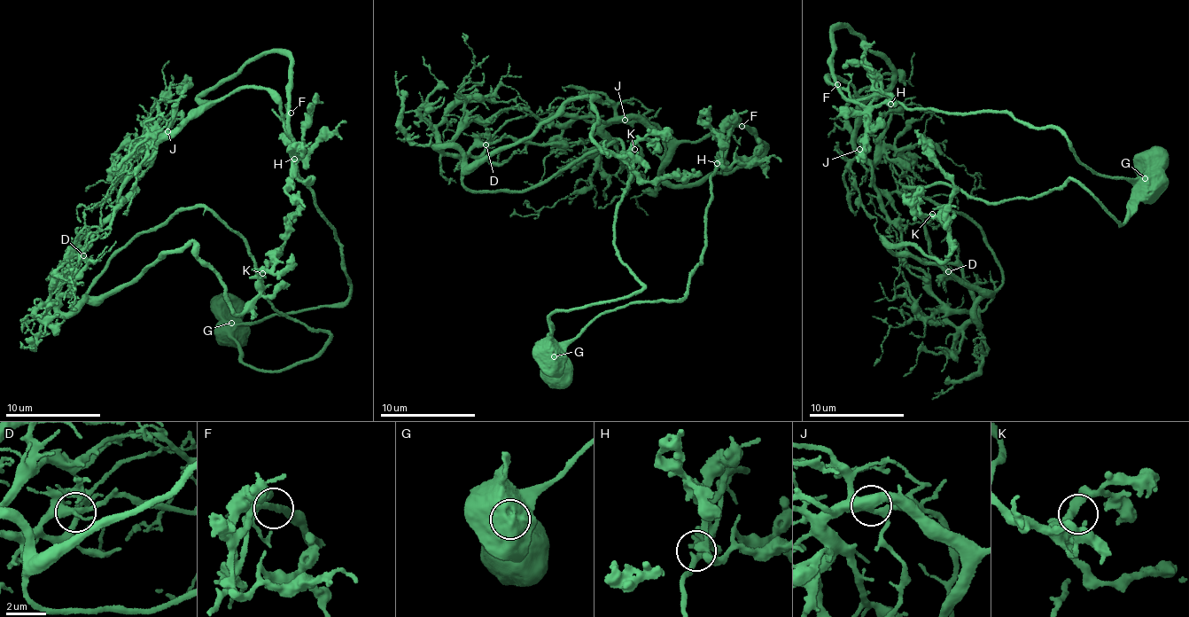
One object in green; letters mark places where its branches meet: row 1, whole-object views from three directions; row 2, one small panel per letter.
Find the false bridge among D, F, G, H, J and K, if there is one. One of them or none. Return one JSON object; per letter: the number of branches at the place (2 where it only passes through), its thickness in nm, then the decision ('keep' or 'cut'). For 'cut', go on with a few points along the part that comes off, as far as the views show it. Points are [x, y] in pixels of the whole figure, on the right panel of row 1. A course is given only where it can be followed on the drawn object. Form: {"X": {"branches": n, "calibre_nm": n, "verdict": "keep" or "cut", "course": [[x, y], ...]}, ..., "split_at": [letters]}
{"D": {"branches": 3, "calibre_nm": 280, "verdict": "keep"}, "F": {"branches": 2, "calibre_nm": 320, "verdict": "keep"}, "G": {"branches": 1, "calibre_nm": 1450, "verdict": "cut", "course": [[1146, 179], [1120, 224], [1075, 181], [904, 185], [983, 230], [990, 291], [884, 244], [947, 259], [914, 130]]}, "H": {"branches": 2, "calibre_nm": 320, "verdict": "keep"}, "J": {"branches": 3, "calibre_nm": 480, "verdict": "keep"}, "K": {"branches": 3, "calibre_nm": 300, "verdict": "keep"}, "split_at": ["G"]}

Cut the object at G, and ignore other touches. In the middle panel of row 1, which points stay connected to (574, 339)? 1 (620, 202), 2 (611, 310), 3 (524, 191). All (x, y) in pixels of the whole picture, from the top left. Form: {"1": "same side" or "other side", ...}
{"1": "other side", "2": "same side", "3": "other side"}

